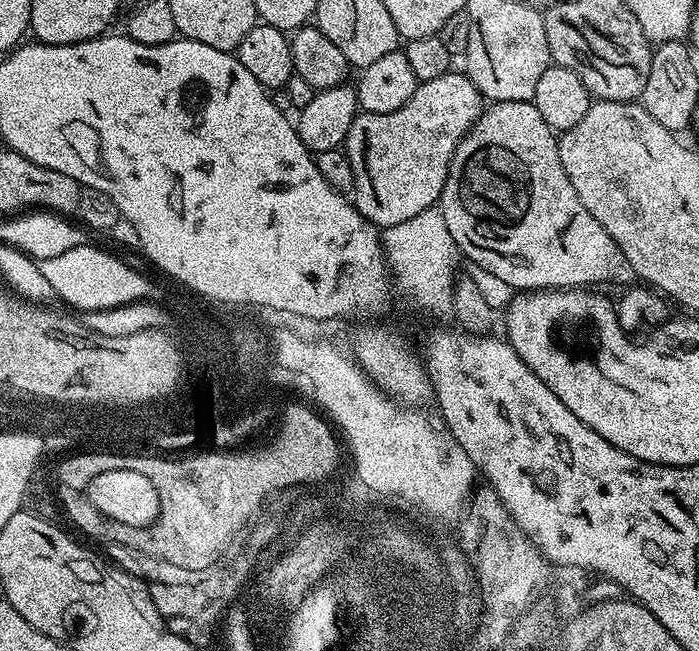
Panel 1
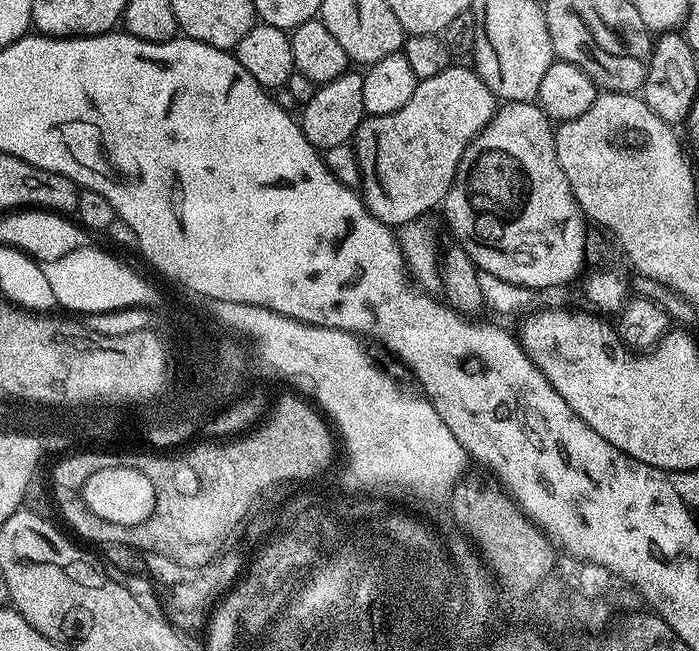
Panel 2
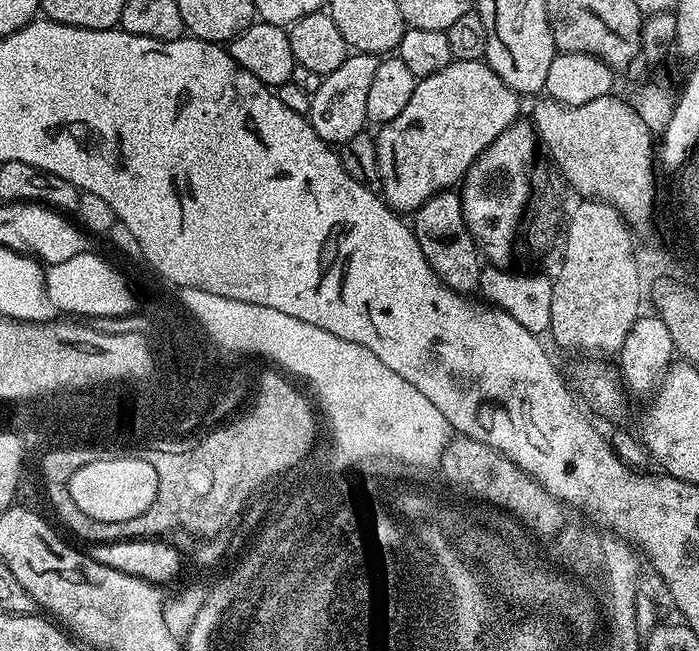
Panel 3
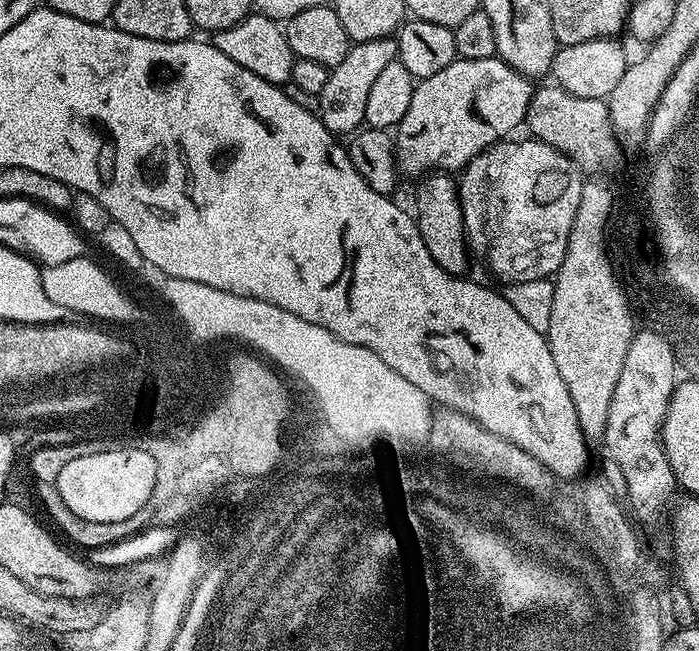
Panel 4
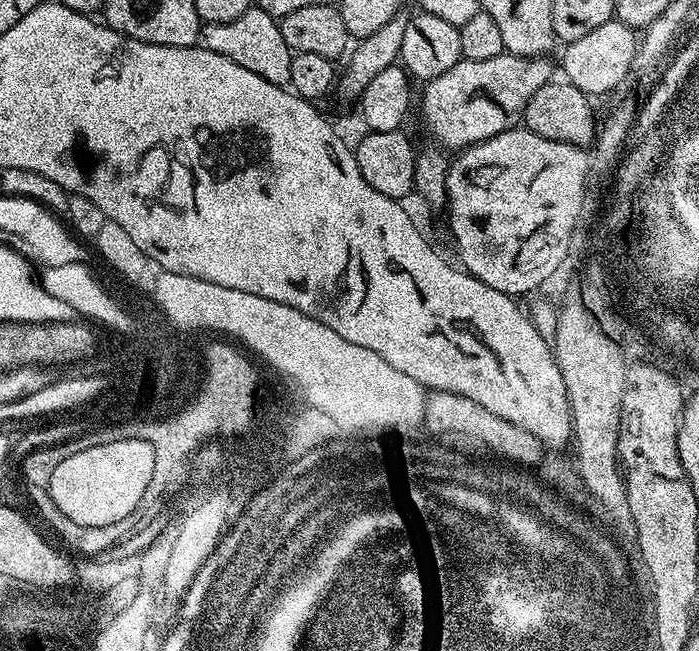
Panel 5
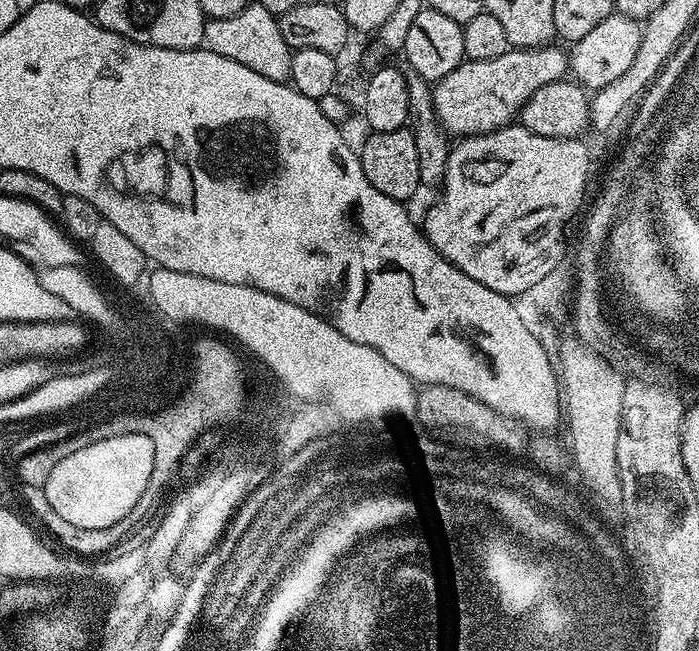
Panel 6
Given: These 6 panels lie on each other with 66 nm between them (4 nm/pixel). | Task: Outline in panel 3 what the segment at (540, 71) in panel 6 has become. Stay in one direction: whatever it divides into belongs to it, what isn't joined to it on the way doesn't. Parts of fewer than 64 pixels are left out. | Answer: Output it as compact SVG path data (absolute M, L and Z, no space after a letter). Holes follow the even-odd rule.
M453 60L442 70L421 77L415 86L409 105L398 117L381 125L375 133L376 157L380 167L380 189L385 203L397 212L411 213L422 202L444 189L455 189L463 181L468 167L521 115L521 97L508 88L484 60Z

